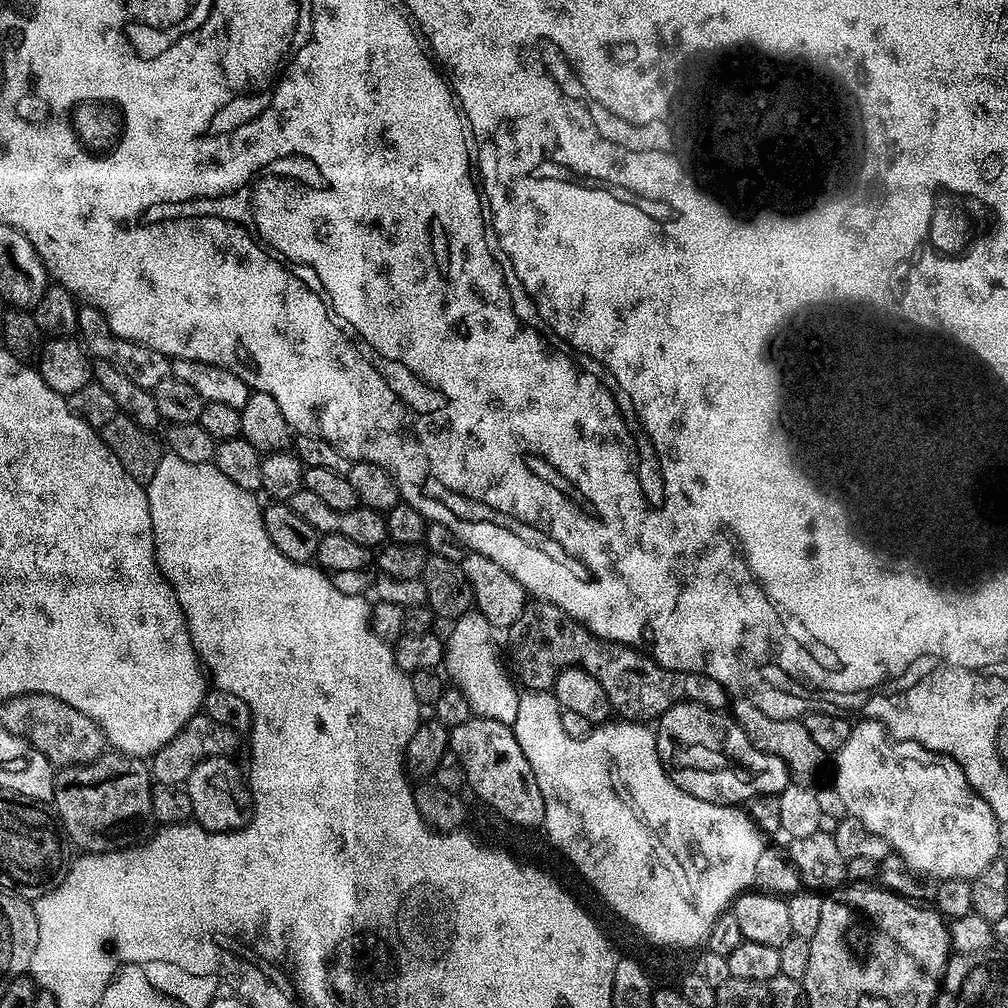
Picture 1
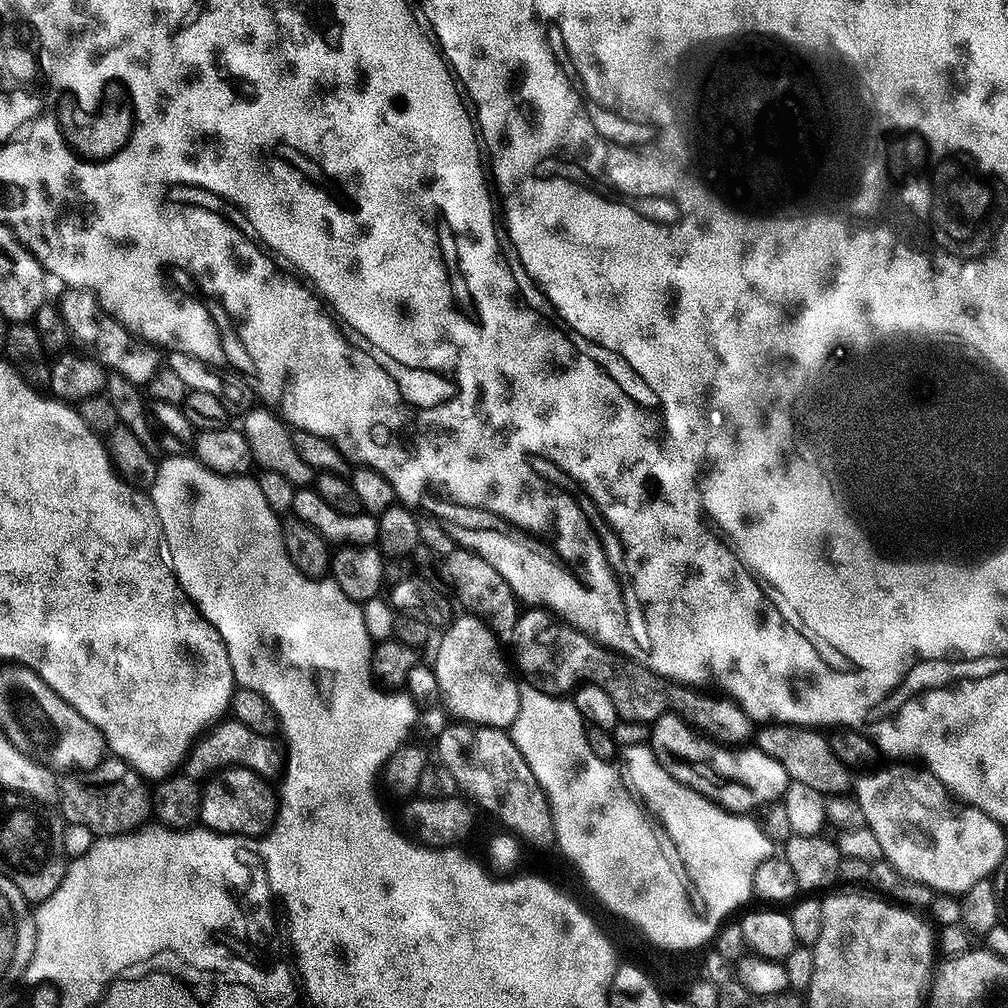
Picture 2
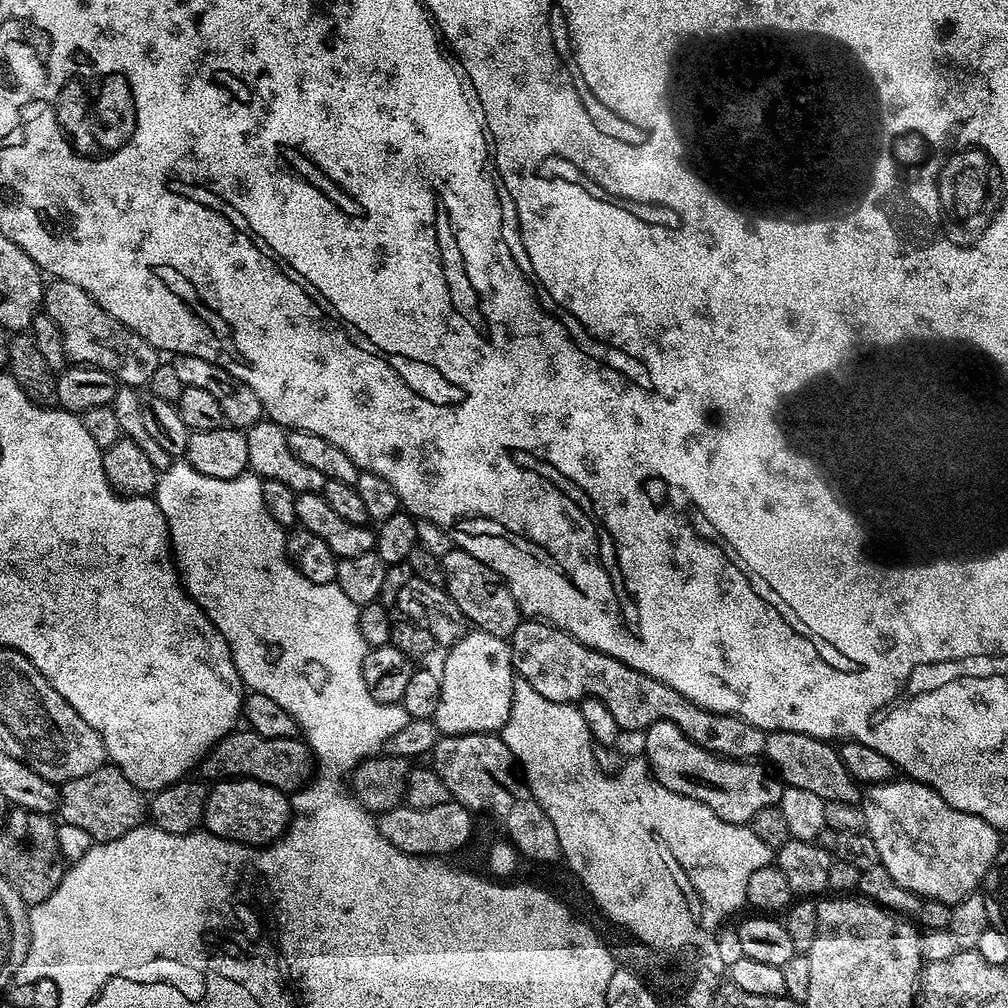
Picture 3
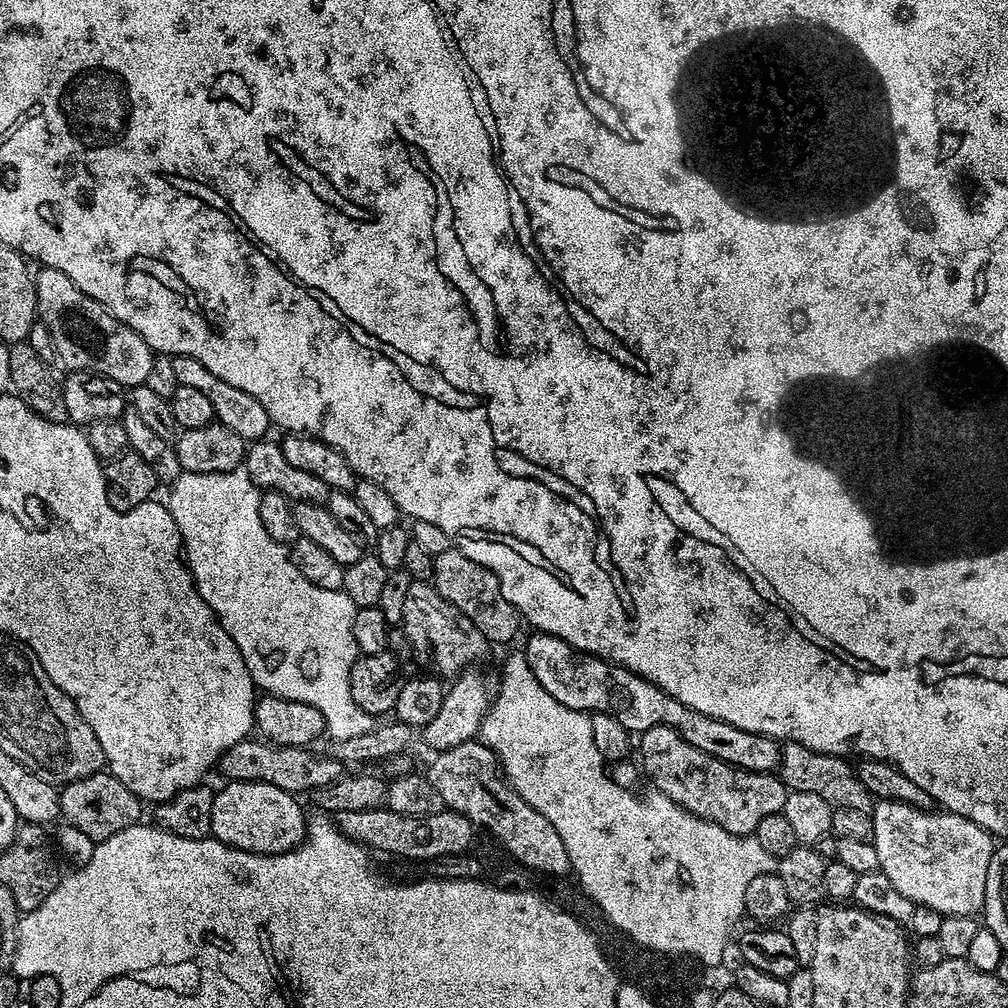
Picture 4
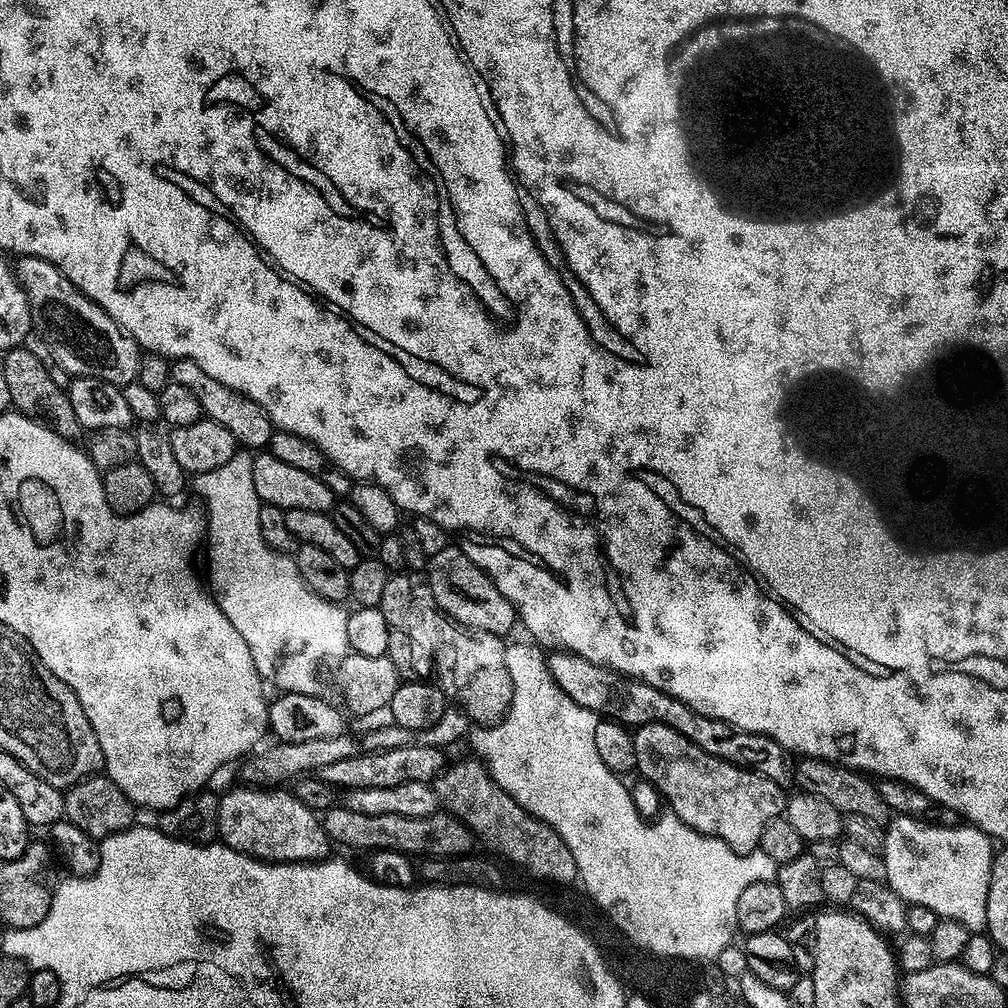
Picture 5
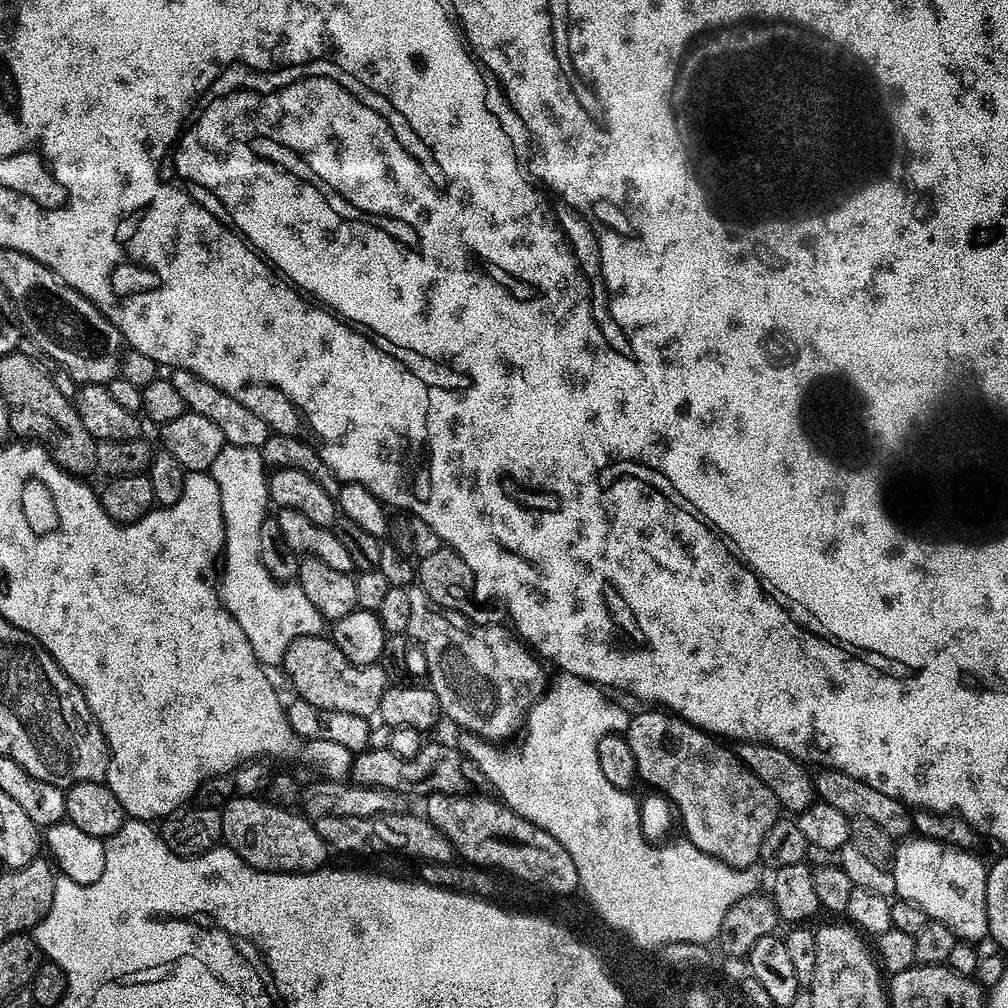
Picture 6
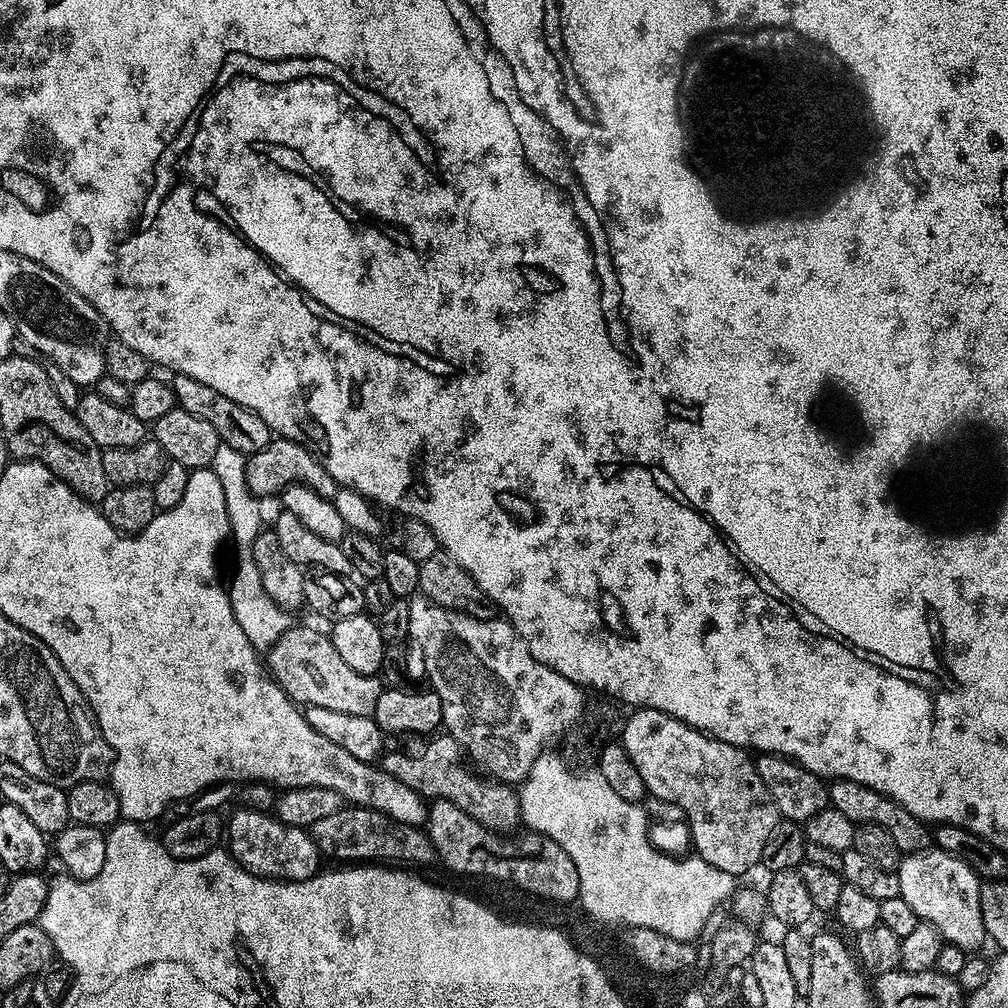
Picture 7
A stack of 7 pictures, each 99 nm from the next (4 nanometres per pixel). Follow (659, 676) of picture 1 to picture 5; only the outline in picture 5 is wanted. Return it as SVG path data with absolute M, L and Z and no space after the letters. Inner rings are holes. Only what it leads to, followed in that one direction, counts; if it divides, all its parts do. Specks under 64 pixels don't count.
M552 650L547 653L546 659L554 682L562 686L562 690L566 690L566 694L570 694L578 706L595 712L597 716L615 720L632 730L647 724L670 726L670 730L678 730L682 738L694 742L694 746L706 750L706 754L714 754L714 758L722 758L734 766L770 778L770 782L779 788L788 790L793 787L794 768L791 763L788 765L789 753L774 738L742 732L726 722L698 714L698 710L686 706L686 702L674 698L669 692L658 690L641 680L634 680L631 676L611 672L573 652Z

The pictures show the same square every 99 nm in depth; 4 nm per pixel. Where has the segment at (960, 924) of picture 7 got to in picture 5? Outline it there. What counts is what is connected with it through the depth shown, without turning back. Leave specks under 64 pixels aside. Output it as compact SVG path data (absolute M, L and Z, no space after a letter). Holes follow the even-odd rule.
M896 816L887 821L882 855L886 862L886 882L905 902L930 906L930 910L934 910L937 917L956 920L962 926L966 926L972 934L980 934L987 929L986 902L992 873L994 844L985 832L971 826L942 828L939 824Z

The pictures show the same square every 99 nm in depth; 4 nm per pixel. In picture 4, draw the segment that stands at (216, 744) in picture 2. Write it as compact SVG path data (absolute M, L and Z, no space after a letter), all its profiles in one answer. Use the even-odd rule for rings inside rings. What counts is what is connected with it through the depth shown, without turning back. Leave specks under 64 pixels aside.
M249 738L230 746L230 750L221 754L218 772L221 772L225 776L223 779L228 782L261 780L293 794L308 794L312 789L326 786L341 776L342 764L327 754L315 756L307 747L282 746L263 738Z

